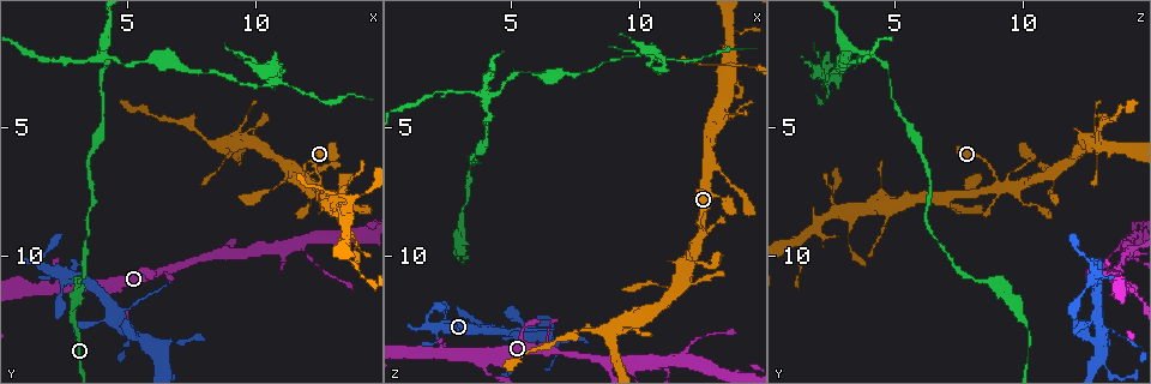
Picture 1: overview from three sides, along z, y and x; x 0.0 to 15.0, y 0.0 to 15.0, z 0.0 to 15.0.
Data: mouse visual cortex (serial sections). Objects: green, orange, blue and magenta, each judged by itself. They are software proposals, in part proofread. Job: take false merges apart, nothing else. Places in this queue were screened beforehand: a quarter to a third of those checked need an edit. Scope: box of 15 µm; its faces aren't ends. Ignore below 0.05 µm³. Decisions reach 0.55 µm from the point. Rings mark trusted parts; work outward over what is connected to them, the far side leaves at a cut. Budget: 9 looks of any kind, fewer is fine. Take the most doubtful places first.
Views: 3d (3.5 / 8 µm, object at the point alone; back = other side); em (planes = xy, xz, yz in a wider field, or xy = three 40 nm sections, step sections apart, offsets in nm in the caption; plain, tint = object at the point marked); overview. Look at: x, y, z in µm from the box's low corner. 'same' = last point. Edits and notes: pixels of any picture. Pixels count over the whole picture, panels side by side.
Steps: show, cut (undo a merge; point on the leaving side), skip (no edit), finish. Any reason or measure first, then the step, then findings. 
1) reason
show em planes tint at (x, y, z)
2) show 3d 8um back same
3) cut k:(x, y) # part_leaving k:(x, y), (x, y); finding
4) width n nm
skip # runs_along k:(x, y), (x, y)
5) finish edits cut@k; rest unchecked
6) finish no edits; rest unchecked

thin arm on a thick one
show 3d 3.5um at (12.2, 7.3, 9.4)

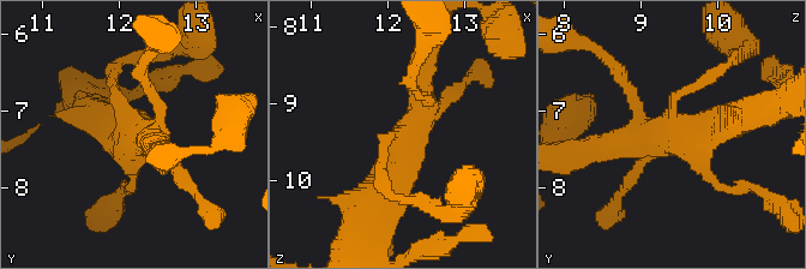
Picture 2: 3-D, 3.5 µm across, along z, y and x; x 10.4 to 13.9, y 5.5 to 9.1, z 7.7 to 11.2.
need the tissue
show em xy step 1 tint at (12.30, 7.30, 9.45)

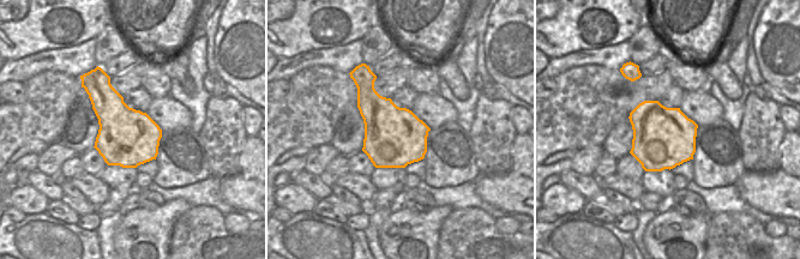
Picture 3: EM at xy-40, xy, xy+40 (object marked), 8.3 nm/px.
skip # runs_along 2:(419, 93), (404, 175), (374, 201); one cell here

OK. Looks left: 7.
thin arm on a thick one
show 3d 8um at (11.8, 9.7, 13.8)

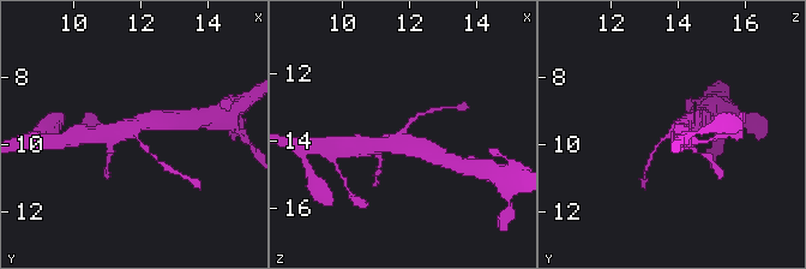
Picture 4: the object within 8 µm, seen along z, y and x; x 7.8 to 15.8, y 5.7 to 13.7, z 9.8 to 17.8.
closer look
show 3d 3.5um at (11.8, 9.7, 13.8)

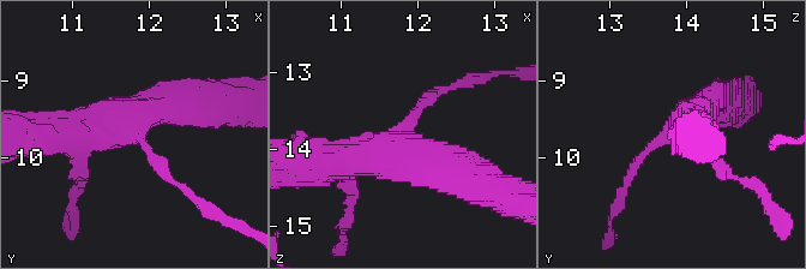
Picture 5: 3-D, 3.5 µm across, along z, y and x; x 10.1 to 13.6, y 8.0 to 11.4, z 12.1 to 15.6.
arm_widths 150, 400, 450 nm
skip # runs_along 5:(44, 132), (203, 106); one cell here

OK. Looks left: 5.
sudden change in width
show 3d 8um at (2.8, 12.1, 9.8)

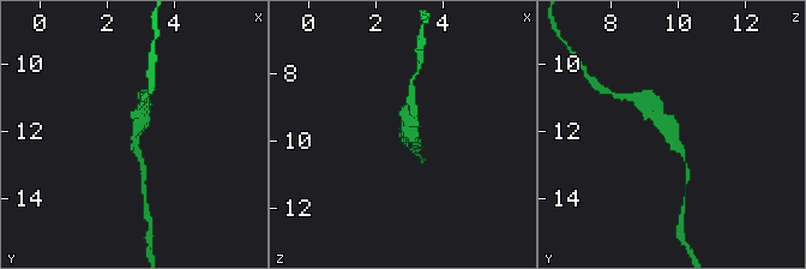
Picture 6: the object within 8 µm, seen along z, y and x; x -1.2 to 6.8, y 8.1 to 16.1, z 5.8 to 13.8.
closer look
show 3d 3.5um at (2.9, 12.1, 9.9)

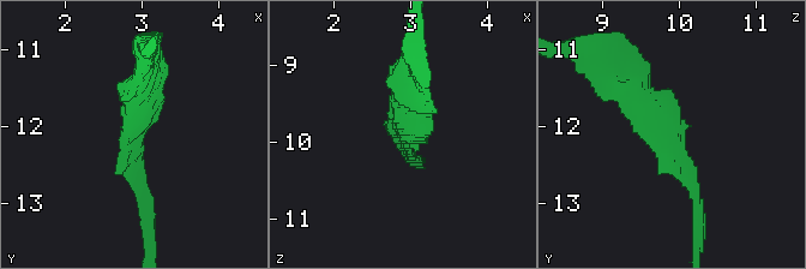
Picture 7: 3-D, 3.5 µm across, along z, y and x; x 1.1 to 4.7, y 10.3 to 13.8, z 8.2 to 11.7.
now the EM
show em xy step 1 tint at (2.90, 12.15, 9.90)

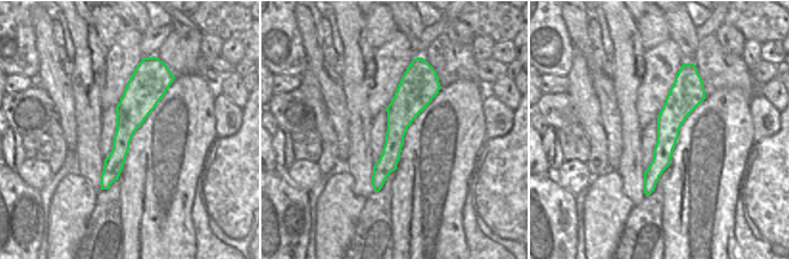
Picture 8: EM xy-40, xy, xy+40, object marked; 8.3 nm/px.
arm_widths 150, 350 nm
skip # runs_along 7:(699, 209), (678, 143), (615, 81); one cell here

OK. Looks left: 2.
four or more arms meet
show 3d 3.5um at (4.0, 2.3, 3.9)

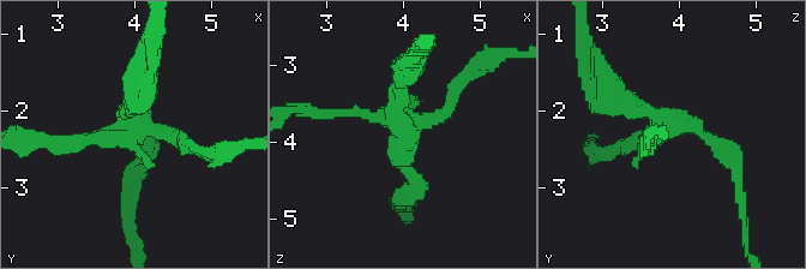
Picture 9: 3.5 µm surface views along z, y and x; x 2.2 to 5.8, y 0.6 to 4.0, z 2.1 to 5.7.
shape alone is not enough
show em xy step 5 tint at (4.00, 2.20, 3.80)

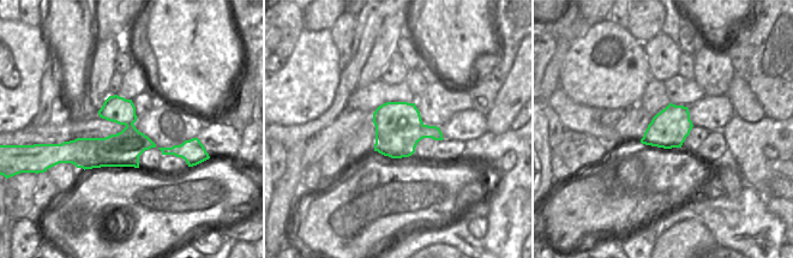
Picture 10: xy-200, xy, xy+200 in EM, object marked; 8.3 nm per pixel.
cut 9:(346, 113) # a second cell is stuck on

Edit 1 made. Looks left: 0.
finish edits cut@9; rest unchecked

